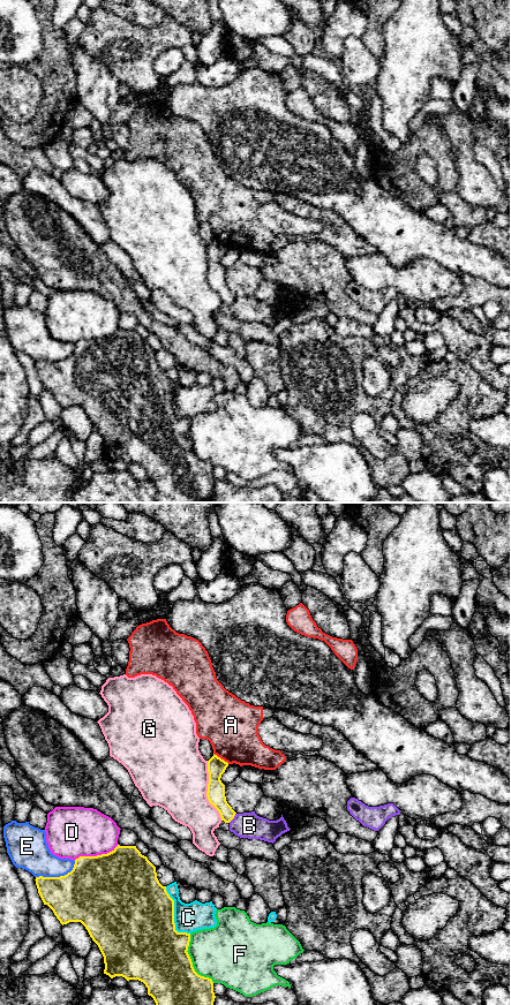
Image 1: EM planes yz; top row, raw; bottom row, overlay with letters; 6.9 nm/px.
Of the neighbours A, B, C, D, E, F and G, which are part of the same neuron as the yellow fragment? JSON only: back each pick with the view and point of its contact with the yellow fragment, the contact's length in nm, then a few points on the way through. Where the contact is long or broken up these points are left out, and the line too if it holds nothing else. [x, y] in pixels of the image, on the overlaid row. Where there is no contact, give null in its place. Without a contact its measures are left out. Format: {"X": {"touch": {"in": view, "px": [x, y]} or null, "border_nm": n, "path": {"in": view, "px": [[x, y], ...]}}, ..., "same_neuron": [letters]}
{"same_neuron": []}

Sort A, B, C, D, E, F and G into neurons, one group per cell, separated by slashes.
A / B / C / D / E / F / G

